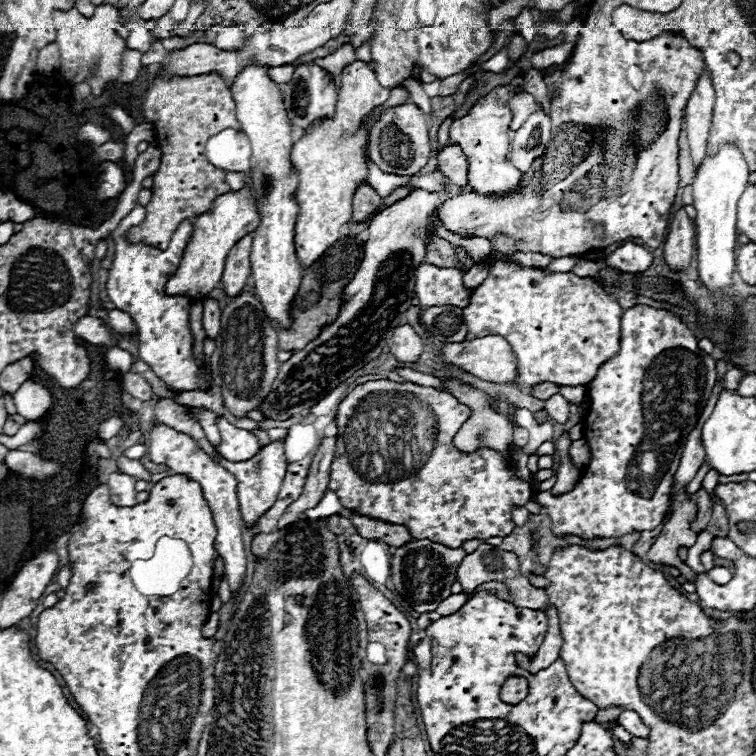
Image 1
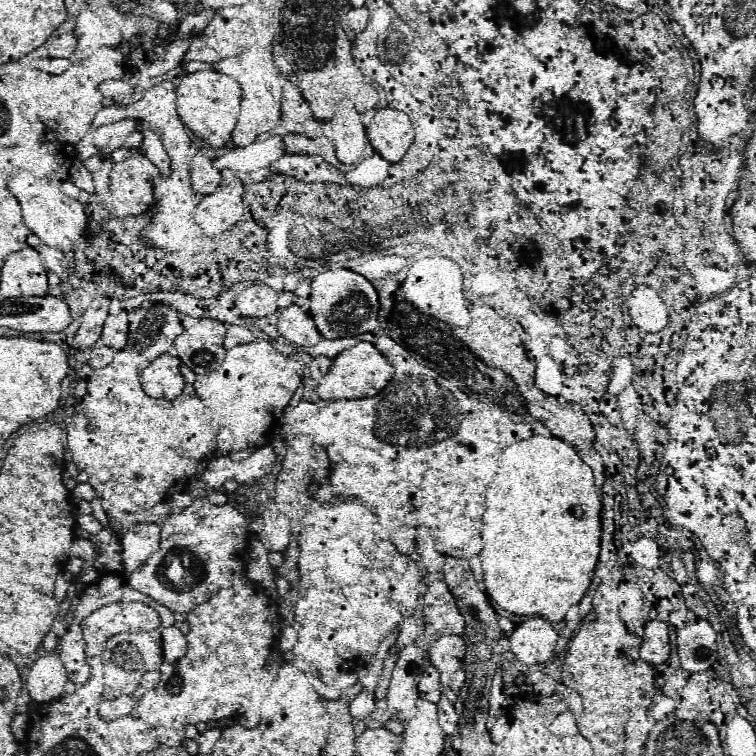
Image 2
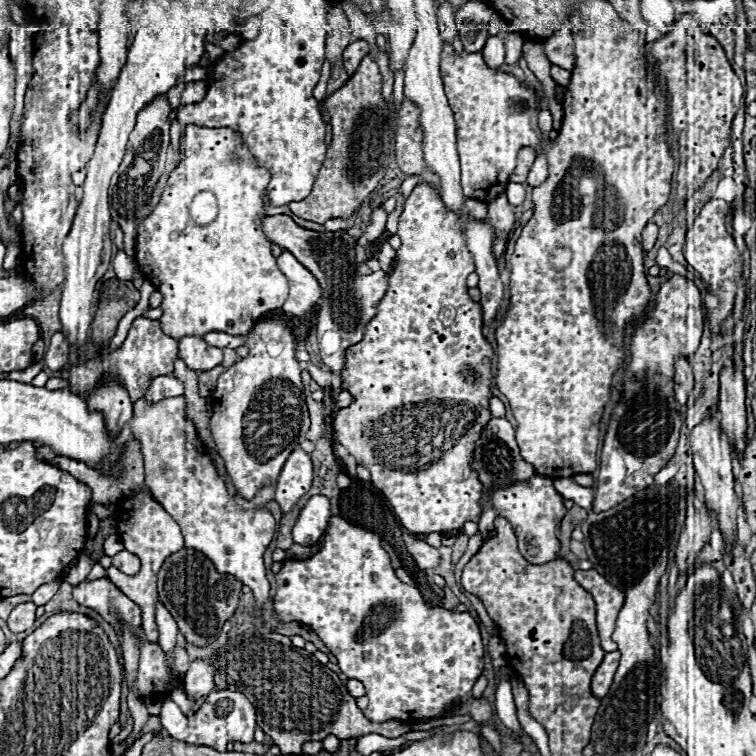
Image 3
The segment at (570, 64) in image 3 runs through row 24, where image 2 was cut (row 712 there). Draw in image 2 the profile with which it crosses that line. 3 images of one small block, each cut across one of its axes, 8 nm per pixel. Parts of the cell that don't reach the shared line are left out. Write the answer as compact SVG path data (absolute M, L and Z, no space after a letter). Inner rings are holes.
M562 712L552 720L548 730L554 736L574 736L576 734L576 718L570 712Z

